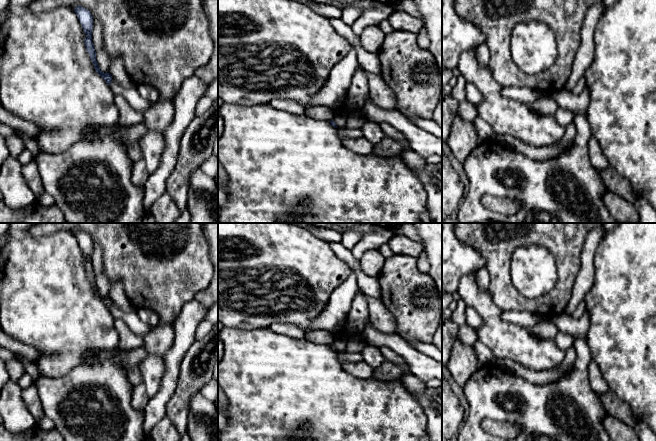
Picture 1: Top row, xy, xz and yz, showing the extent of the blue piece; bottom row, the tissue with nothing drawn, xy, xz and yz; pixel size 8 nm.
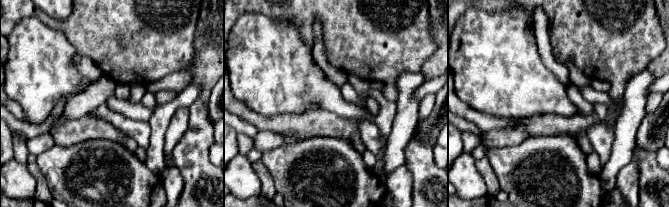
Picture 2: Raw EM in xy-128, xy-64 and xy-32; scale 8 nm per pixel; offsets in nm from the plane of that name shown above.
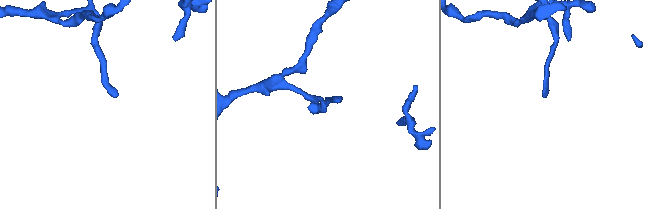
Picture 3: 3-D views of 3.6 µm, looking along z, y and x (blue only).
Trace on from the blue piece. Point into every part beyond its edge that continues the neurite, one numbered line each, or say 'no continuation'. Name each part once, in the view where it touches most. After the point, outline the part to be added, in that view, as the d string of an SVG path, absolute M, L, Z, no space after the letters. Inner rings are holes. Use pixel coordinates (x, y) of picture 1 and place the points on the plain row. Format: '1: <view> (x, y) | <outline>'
no continuation

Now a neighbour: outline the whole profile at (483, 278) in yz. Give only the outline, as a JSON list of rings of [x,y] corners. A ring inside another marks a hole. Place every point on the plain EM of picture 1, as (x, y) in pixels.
[[[486,267],[477,271],[477,283],[482,291],[488,291],[490,286],[490,275]]]

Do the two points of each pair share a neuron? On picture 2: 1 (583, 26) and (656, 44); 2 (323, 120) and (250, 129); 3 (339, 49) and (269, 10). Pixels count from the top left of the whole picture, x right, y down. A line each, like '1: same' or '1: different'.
1: same
2: different
3: same

